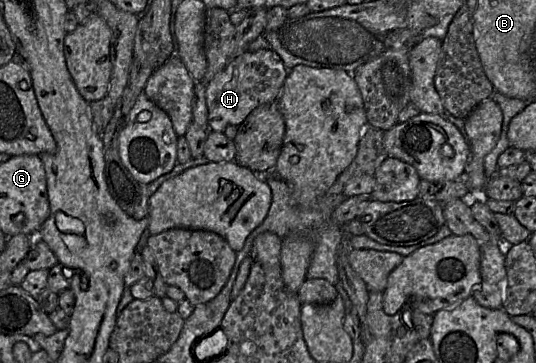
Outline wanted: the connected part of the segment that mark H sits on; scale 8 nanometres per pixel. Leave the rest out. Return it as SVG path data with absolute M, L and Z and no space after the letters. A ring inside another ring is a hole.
M272 49L245 51L206 84L208 127L224 133L228 126L239 126L258 106L277 101L288 69Z

